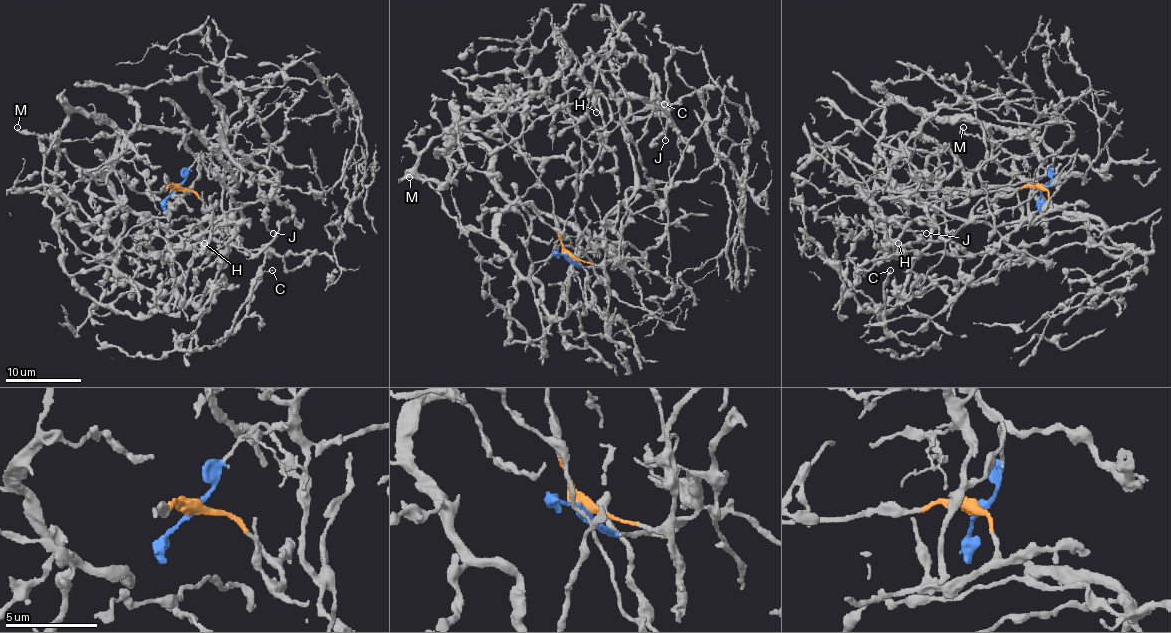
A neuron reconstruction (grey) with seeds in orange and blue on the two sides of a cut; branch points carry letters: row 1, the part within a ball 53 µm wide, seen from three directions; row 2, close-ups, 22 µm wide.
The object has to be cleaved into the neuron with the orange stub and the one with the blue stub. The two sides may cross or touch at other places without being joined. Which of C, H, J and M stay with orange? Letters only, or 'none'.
J

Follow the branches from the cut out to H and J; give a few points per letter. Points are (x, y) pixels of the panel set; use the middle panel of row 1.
H: (569, 257), (616, 252), (676, 284), (744, 212), (748, 121), (718, 87), (631, 121), (593, 91), (597, 112)
J: (569, 257), (604, 257), (604, 218), (635, 188), (627, 99), (606, 53), (616, 27), (659, 89), (665, 140)

